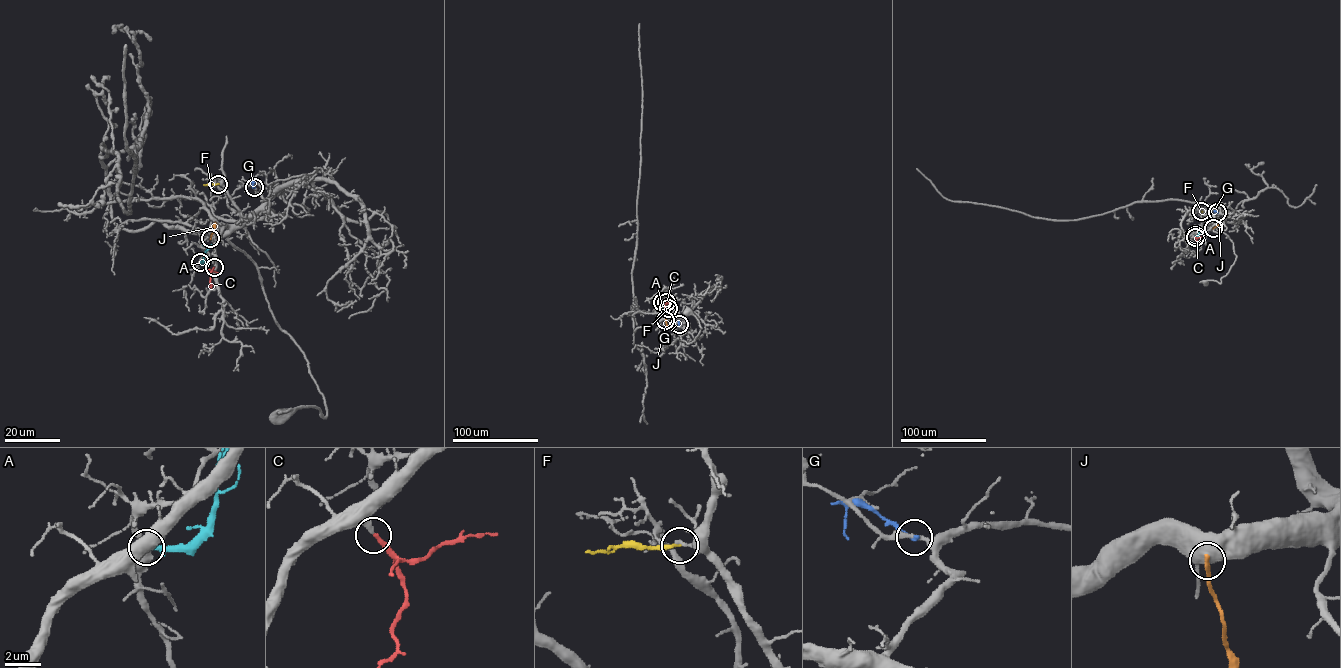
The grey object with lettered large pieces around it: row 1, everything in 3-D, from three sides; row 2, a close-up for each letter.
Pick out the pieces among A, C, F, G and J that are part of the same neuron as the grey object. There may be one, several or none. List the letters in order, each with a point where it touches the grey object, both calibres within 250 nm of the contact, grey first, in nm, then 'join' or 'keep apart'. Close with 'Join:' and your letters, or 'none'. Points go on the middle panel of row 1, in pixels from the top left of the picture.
A: meets grey at (662, 302); 380 nm thick on the grey side, 280 nm on the other; keep apart
C: meets grey at (666, 302); 240 nm thick on the grey side, 240 nm on the other; join
F: meets grey at (668, 308); 140 nm thick on the grey side, 280 nm on the other; keep apart
G: meets grey at (679, 324); 260 nm thick on the grey side, 200 nm on the other; keep apart
J: meets grey at (665, 320); 800 nm thick on the grey side, 240 nm on the other; keep apart
Join: C

